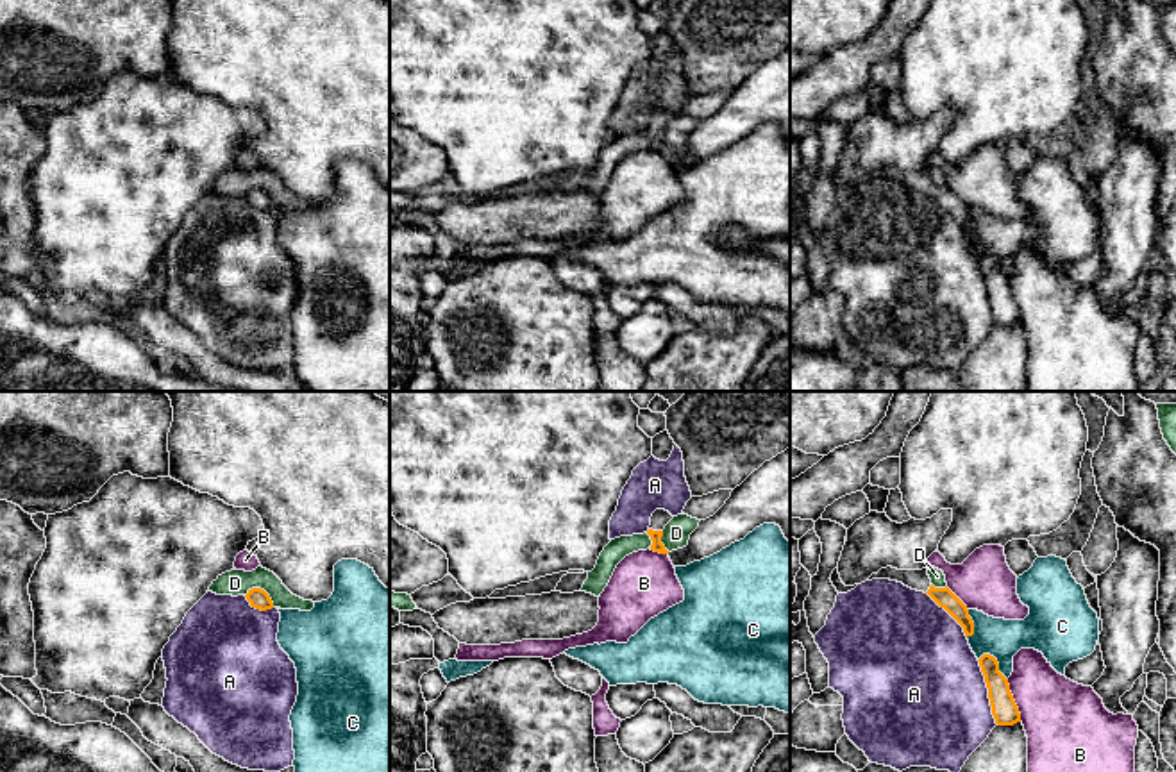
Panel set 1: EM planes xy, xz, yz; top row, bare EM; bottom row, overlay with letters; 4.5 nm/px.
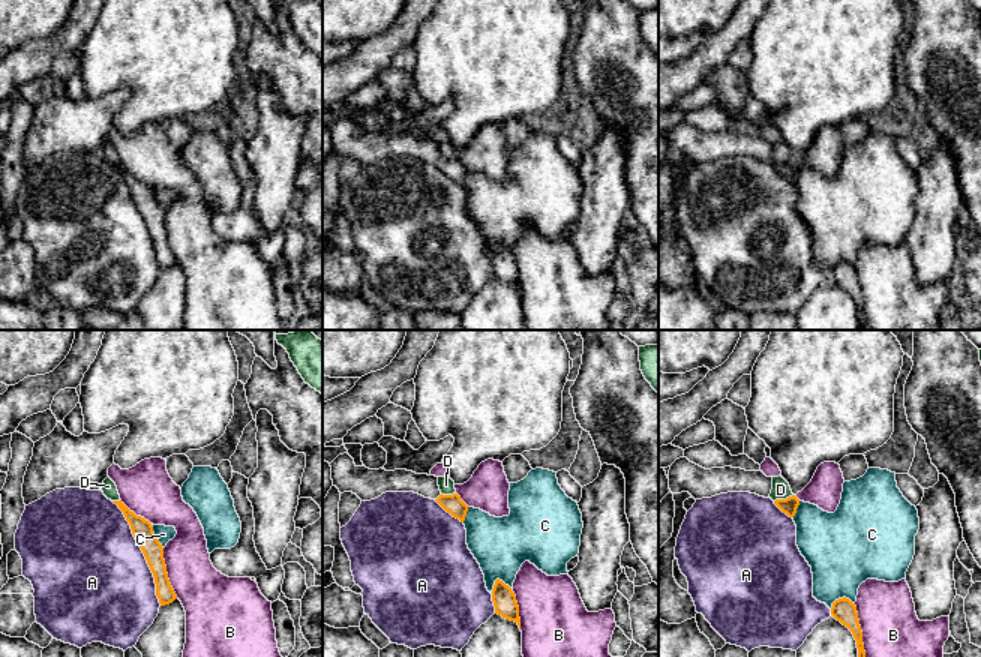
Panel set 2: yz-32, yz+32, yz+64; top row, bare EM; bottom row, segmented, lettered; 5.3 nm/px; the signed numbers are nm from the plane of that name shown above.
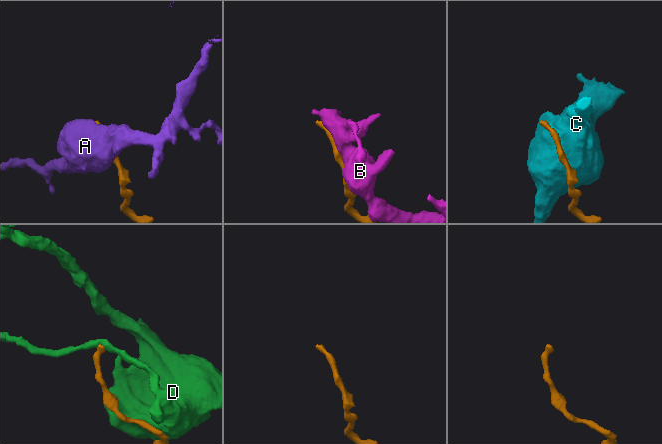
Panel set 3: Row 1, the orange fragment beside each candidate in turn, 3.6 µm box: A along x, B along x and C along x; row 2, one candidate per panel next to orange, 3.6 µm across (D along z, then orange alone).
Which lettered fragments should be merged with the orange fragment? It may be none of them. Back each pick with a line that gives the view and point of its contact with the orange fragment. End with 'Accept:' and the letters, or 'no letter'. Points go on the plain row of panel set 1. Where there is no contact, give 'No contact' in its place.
Accept: no letter

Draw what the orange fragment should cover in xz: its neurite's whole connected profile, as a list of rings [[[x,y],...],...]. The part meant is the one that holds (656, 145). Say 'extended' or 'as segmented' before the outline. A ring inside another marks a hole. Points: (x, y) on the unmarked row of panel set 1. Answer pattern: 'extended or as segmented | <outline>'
extended | [[[656,109],[651,116],[651,125],[647,134],[652,139],[651,150],[659,152],[659,154],[668,154],[665,145],[661,143],[663,129],[665,125],[672,120],[674,116],[665,111],[665,109]]]

